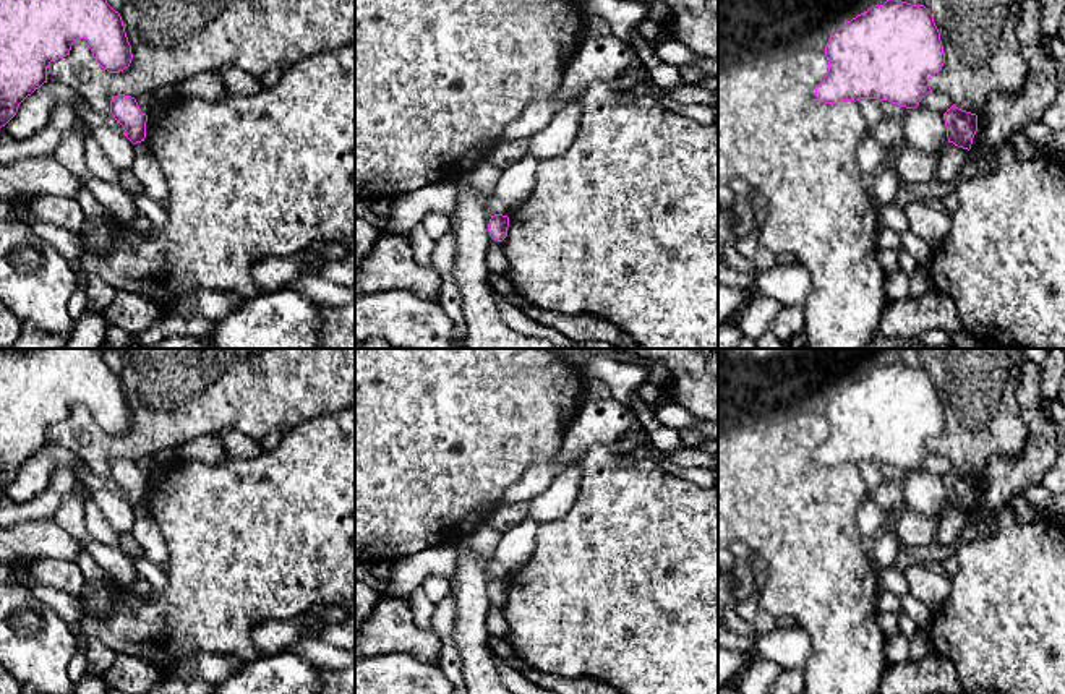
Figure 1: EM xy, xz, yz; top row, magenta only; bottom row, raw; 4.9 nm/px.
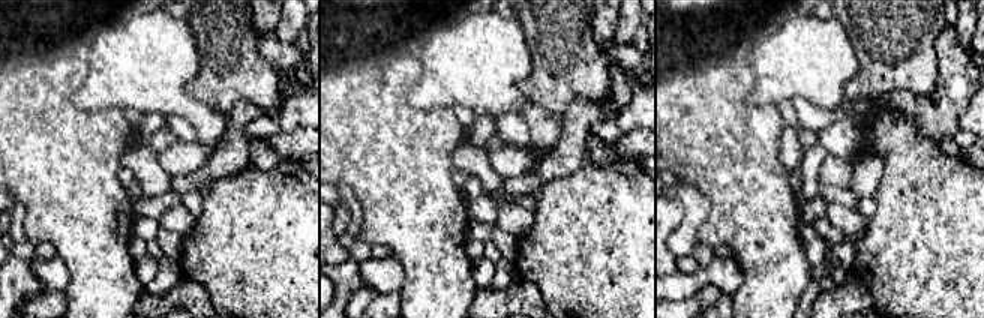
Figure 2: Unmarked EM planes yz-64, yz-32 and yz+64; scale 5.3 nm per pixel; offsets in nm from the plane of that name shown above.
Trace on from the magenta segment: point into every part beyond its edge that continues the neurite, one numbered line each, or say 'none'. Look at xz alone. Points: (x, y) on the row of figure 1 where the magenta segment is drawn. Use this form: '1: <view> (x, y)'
none

